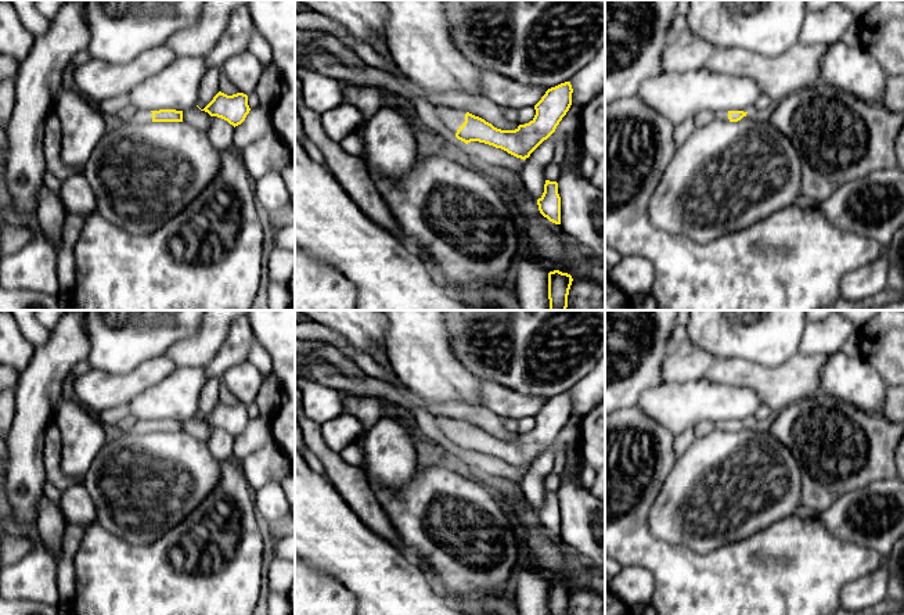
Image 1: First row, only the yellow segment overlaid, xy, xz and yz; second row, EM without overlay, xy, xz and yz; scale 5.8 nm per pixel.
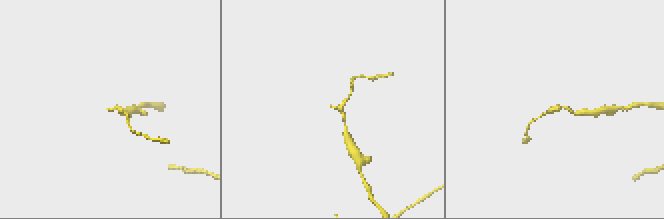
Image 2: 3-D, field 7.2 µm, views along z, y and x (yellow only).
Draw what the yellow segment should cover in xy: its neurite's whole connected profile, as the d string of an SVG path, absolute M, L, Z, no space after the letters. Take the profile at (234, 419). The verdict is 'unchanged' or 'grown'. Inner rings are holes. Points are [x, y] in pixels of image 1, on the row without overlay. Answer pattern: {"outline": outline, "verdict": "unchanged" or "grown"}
{"outline": "M219 402L213 410L201 421L208 422L210 427L222 428L235 438L245 431L251 418L248 416L246 404L237 403L227 406Z", "verdict": "unchanged"}

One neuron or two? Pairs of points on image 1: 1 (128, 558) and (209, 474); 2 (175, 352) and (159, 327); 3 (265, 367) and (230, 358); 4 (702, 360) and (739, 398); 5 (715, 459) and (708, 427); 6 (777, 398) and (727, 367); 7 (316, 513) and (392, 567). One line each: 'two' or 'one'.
1: two
2: two
3: two
4: two
5: two
6: one
7: one

